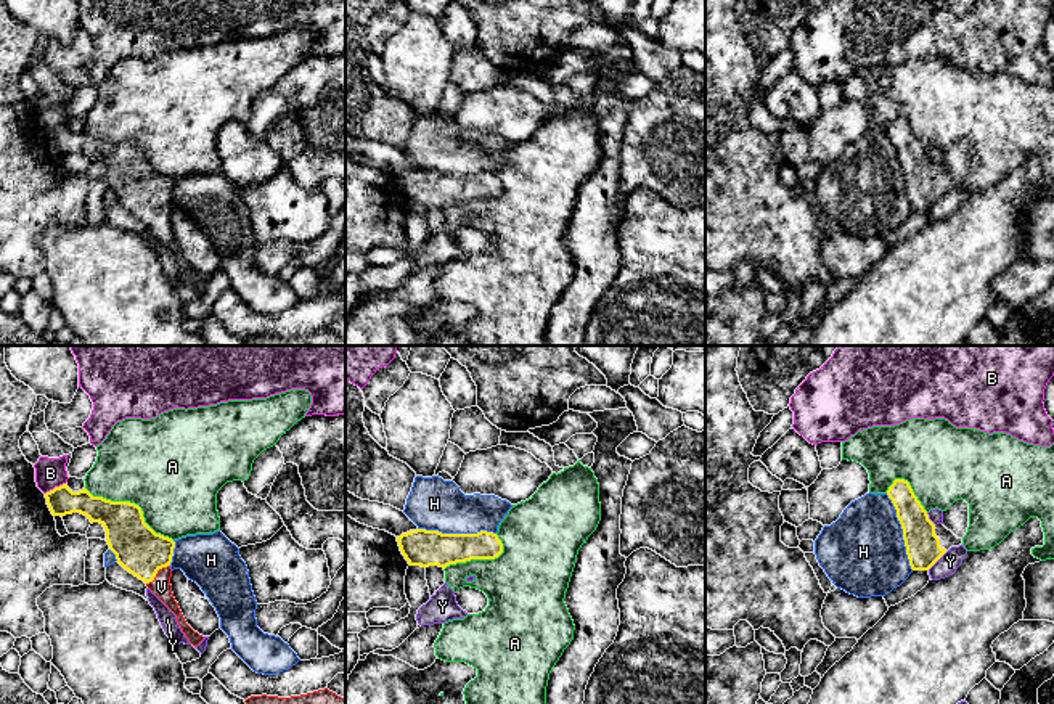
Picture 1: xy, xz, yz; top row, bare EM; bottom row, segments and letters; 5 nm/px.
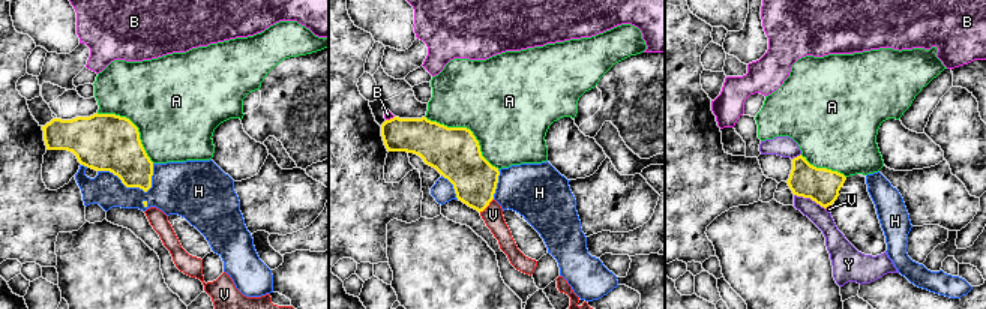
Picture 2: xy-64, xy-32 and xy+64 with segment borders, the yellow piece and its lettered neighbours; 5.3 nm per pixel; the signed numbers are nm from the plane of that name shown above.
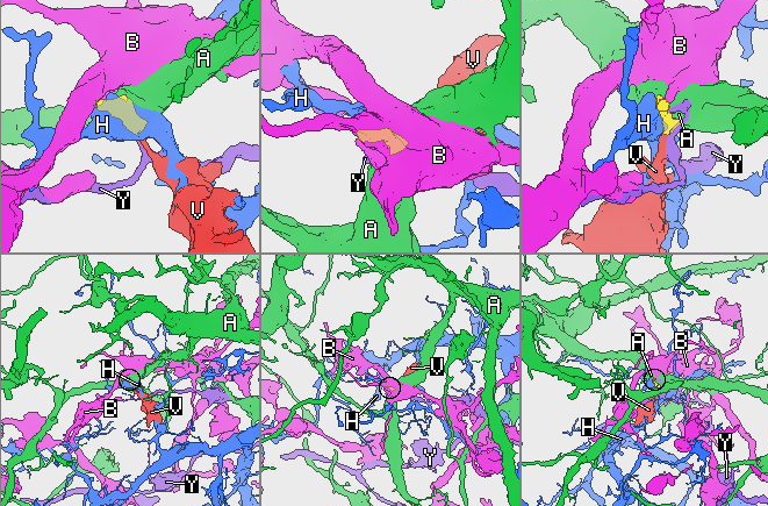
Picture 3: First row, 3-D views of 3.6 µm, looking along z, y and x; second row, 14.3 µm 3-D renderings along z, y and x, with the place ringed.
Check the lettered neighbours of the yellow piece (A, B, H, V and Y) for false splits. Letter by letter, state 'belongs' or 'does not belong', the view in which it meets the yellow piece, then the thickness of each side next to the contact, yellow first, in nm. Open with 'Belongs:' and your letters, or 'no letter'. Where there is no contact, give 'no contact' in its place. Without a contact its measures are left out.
Belongs: V
A: does not belong; meets yellow in xy; 240 nm thick on the yellow side, 480 nm on the other
B: does not belong; meets yellow in xy; 150 nm thick on the yellow side, 150 nm on the other
H: does not belong; meets yellow in xz; 180 nm thick on the yellow side, 260 nm on the other
V: belongs; meets yellow in xy; 240 nm thick on the yellow side, 100 nm on the other
Y: does not belong; meets yellow in yz; 180 nm thick on the yellow side, 100 nm on the other

